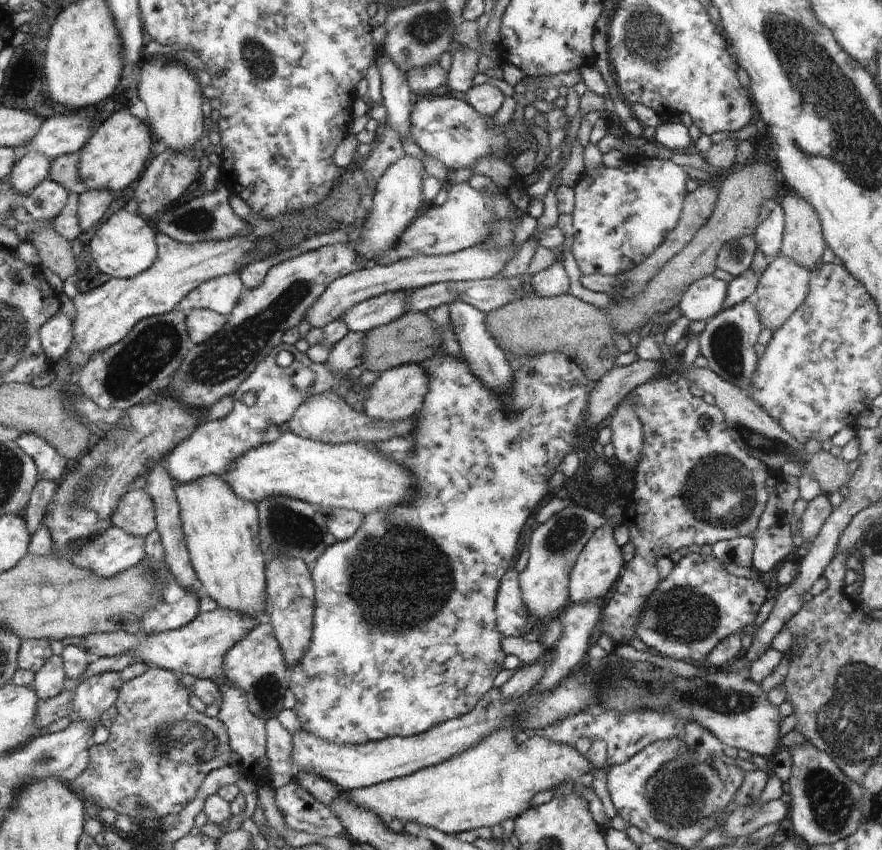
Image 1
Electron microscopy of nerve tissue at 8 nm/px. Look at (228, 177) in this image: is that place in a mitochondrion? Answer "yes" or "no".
no

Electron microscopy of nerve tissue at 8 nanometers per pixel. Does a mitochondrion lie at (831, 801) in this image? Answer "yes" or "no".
yes

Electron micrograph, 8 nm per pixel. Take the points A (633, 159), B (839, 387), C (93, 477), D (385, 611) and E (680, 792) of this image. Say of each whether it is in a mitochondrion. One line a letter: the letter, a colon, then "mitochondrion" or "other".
A: other
B: other
C: mitochondrion
D: mitochondrion
E: mitochondrion

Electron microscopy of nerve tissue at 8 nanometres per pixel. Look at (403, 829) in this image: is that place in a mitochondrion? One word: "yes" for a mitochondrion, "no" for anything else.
no

